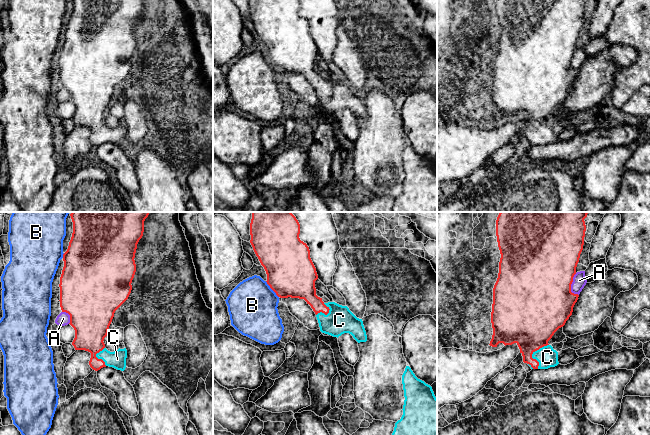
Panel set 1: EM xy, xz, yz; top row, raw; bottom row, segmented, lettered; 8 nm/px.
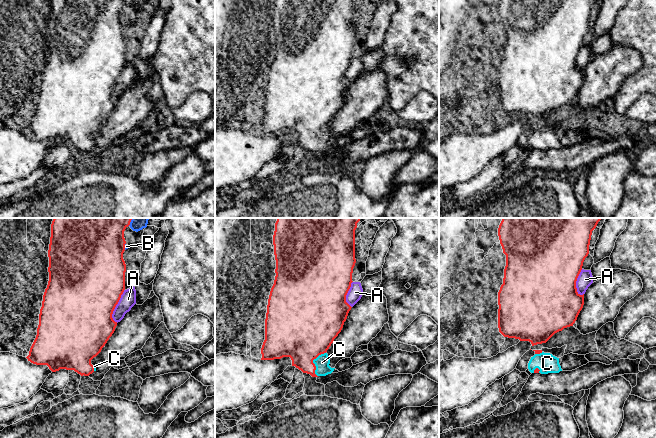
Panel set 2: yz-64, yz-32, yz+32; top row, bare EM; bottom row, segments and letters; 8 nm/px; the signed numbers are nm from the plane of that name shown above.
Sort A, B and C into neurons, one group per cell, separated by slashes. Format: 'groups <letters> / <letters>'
groups A / B / C

